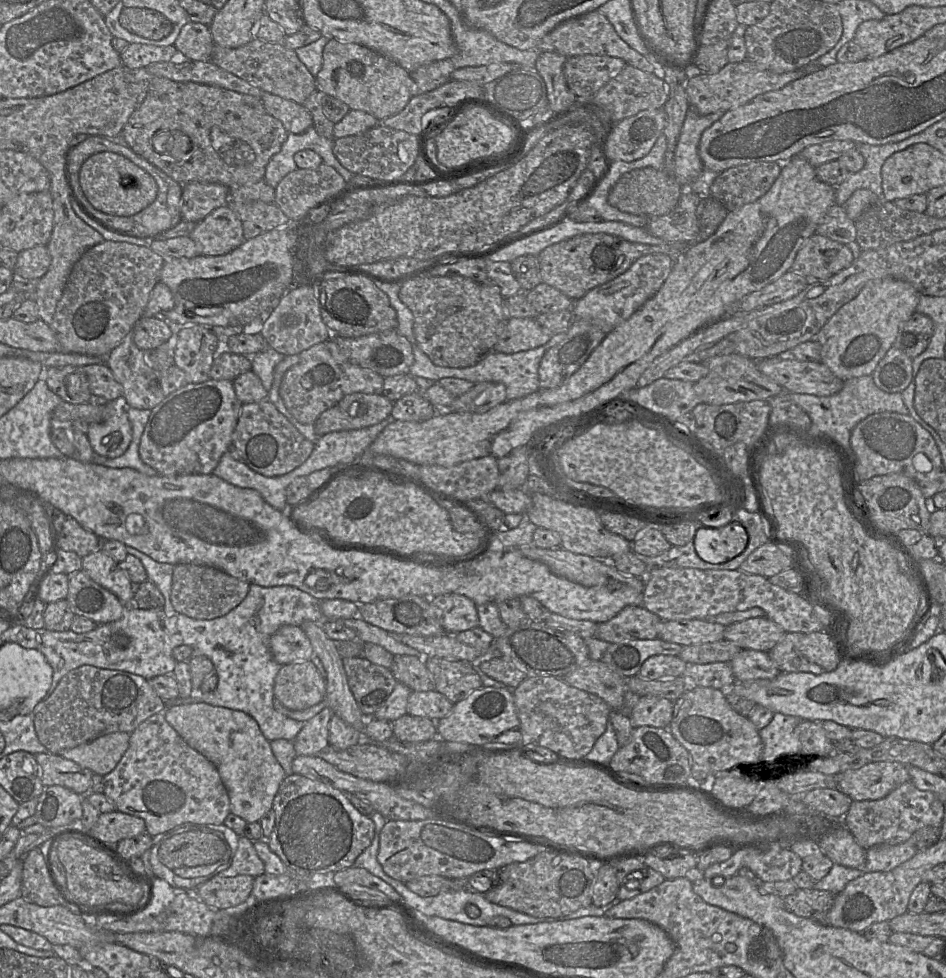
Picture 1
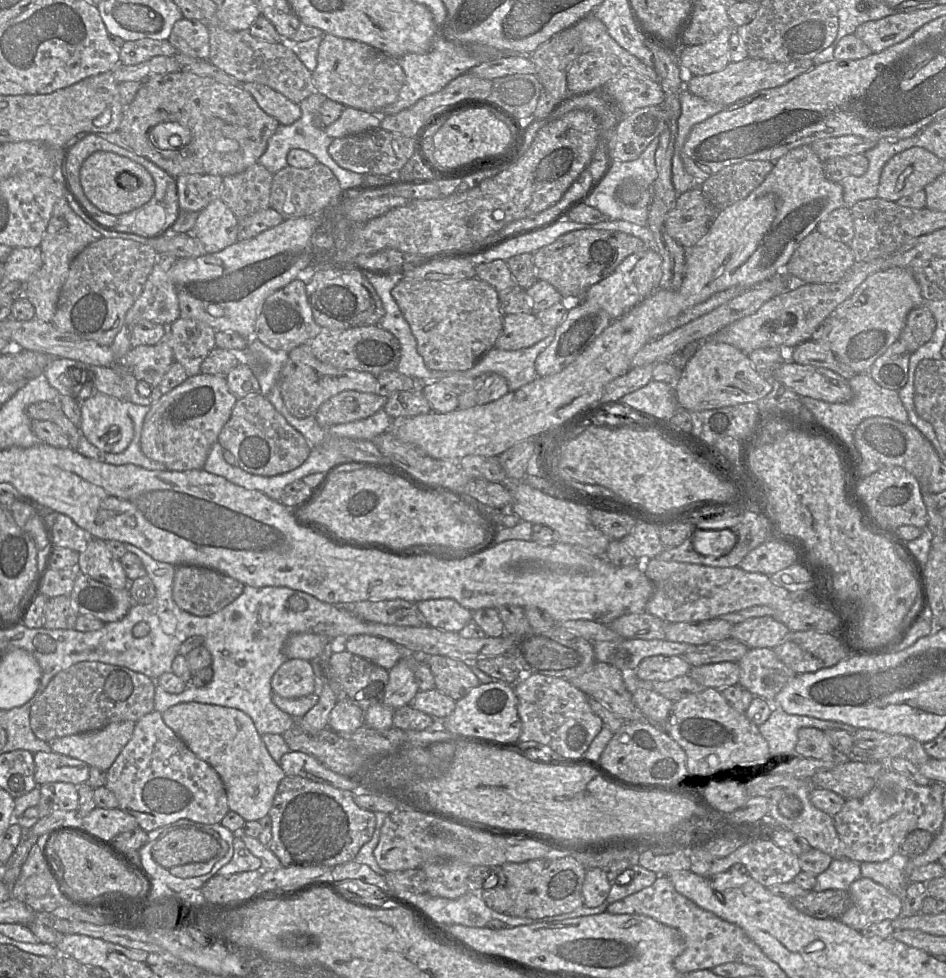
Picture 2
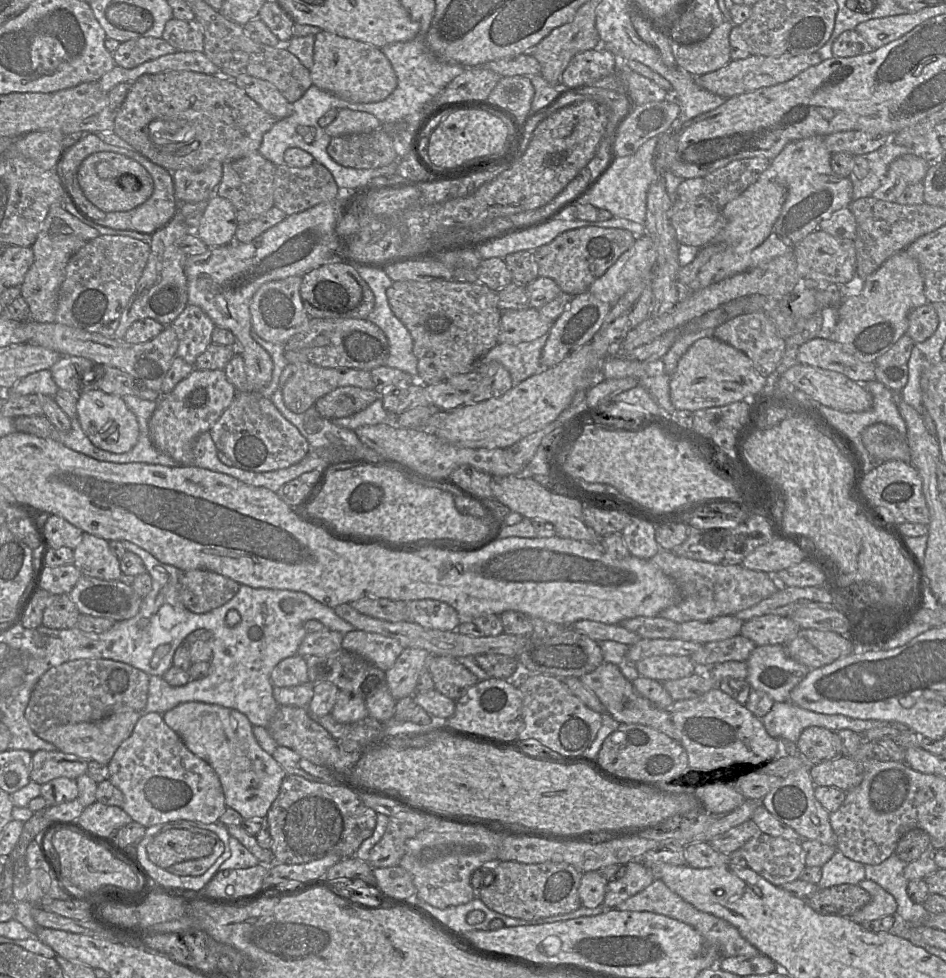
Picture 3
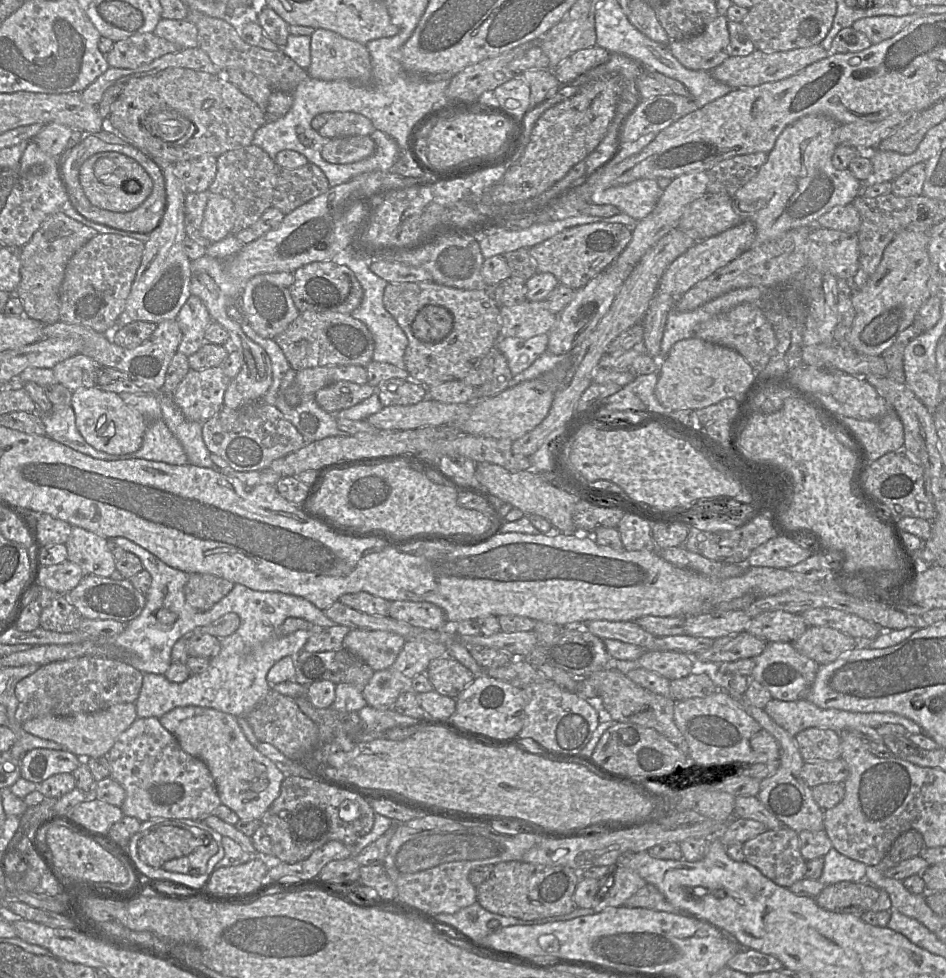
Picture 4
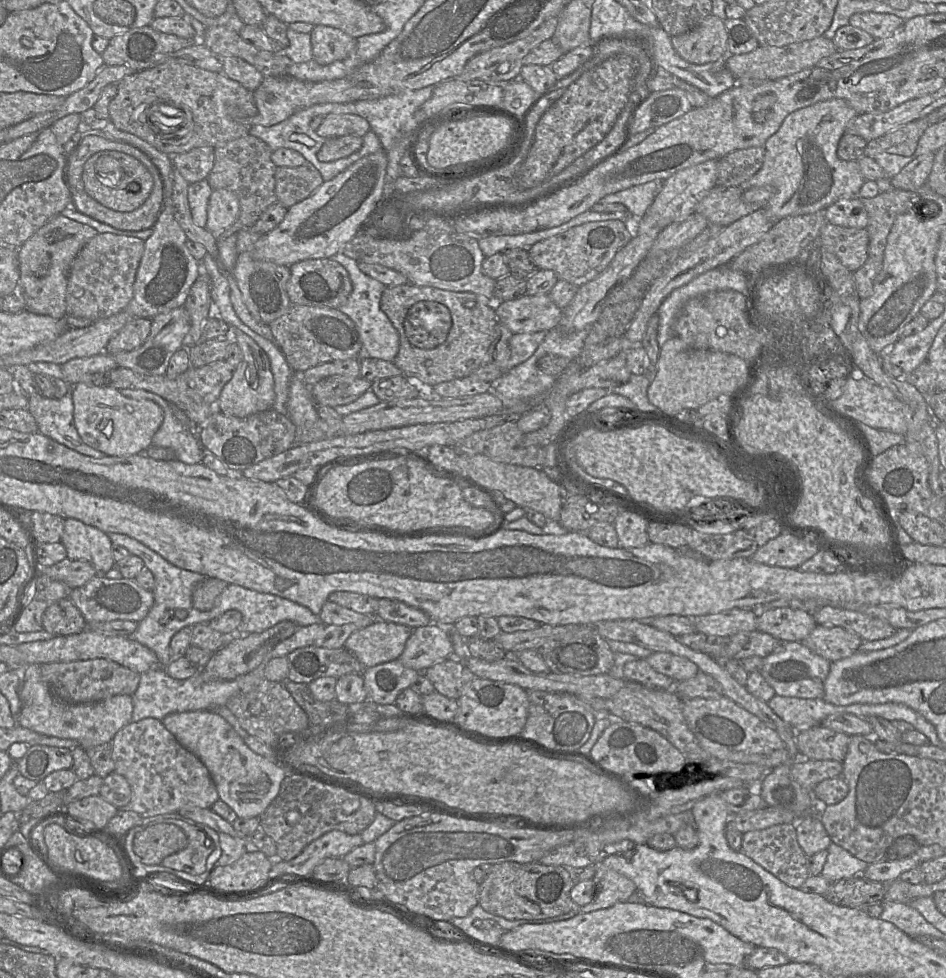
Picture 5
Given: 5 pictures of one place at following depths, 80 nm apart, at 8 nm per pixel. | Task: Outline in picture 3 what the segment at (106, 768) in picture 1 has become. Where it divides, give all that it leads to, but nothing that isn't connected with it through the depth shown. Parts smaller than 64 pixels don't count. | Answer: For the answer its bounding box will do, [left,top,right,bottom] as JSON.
[36,711,141,765]

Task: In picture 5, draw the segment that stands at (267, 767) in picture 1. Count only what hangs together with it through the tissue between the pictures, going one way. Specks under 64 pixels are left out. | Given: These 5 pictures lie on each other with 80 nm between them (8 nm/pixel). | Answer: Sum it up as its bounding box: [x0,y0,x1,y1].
[161,711,287,818]

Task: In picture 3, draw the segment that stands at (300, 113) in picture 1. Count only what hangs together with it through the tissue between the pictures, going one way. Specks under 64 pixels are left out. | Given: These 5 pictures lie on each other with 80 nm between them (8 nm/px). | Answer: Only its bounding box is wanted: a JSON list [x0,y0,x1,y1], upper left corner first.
[234,75,293,119]

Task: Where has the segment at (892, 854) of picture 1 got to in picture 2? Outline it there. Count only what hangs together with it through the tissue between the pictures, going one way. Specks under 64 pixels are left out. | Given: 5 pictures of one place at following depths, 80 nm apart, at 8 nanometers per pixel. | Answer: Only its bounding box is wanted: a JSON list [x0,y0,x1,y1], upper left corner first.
[859,852,915,917]

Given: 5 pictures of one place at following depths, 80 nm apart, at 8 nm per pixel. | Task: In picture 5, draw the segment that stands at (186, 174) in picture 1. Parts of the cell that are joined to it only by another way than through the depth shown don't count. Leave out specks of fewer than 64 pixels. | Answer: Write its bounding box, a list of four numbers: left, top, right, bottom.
[109,61,257,157]

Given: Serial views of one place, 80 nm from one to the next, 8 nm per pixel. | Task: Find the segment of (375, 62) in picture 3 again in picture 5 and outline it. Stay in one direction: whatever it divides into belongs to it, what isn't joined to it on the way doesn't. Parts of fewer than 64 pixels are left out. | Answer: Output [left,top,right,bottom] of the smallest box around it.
[311,25,357,66]

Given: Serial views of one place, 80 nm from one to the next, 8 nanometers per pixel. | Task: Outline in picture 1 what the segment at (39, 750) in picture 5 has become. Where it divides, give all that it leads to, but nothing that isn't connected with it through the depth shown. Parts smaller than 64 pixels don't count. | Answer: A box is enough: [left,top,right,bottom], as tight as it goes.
[34,754,93,796]

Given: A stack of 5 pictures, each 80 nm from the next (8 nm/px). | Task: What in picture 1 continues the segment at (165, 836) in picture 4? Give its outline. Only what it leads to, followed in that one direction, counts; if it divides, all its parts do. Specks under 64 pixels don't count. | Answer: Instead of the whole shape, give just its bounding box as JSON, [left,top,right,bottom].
[158,831,231,870]

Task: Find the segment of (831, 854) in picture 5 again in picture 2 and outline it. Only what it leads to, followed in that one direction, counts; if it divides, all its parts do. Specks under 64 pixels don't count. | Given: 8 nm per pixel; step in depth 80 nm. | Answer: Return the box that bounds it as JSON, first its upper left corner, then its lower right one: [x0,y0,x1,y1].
[813,859,862,892]

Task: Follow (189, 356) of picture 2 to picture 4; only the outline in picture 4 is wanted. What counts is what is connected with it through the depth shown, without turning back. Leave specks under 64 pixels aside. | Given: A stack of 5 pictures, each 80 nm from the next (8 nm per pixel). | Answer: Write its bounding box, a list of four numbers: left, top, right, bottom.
[176,295,213,357]

